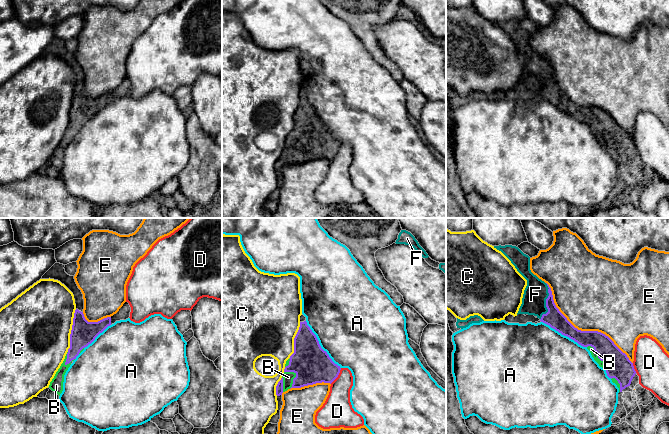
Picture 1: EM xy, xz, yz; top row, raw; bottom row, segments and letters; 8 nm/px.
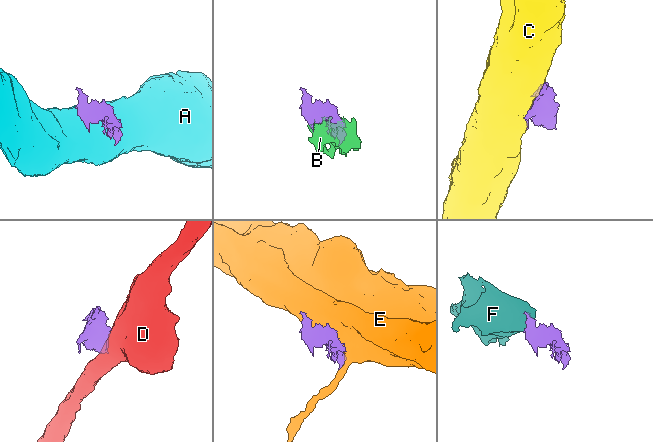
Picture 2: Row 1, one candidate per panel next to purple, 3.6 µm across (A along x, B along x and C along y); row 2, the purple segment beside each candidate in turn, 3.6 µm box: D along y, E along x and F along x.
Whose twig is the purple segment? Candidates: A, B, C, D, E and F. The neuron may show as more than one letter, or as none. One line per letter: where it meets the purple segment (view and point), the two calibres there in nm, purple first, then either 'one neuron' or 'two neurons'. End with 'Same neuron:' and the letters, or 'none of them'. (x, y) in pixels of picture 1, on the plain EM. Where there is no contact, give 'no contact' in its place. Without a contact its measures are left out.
A: xz (319, 121) | 300/480 nm | two neurons
B: xz (296, 152) | 300/90 nm | one neuron
C: xy (71, 106) | 200/500 nm | two neurons
D: xz (337, 152) | 300/220 nm | two neurons
E: yz (582, 107) | 160/480 nm | two neurons
F: yz (546, 78) | 150/190 nm | one neuron
Same neuron: B, F

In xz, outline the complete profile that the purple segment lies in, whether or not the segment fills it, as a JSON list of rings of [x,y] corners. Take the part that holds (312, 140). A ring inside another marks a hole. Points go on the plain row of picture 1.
[[[300,98],[294,114],[294,129],[286,137],[283,152],[276,162],[276,171],[280,172],[291,164],[322,158],[331,160],[340,146],[340,142],[321,124],[307,98]]]

